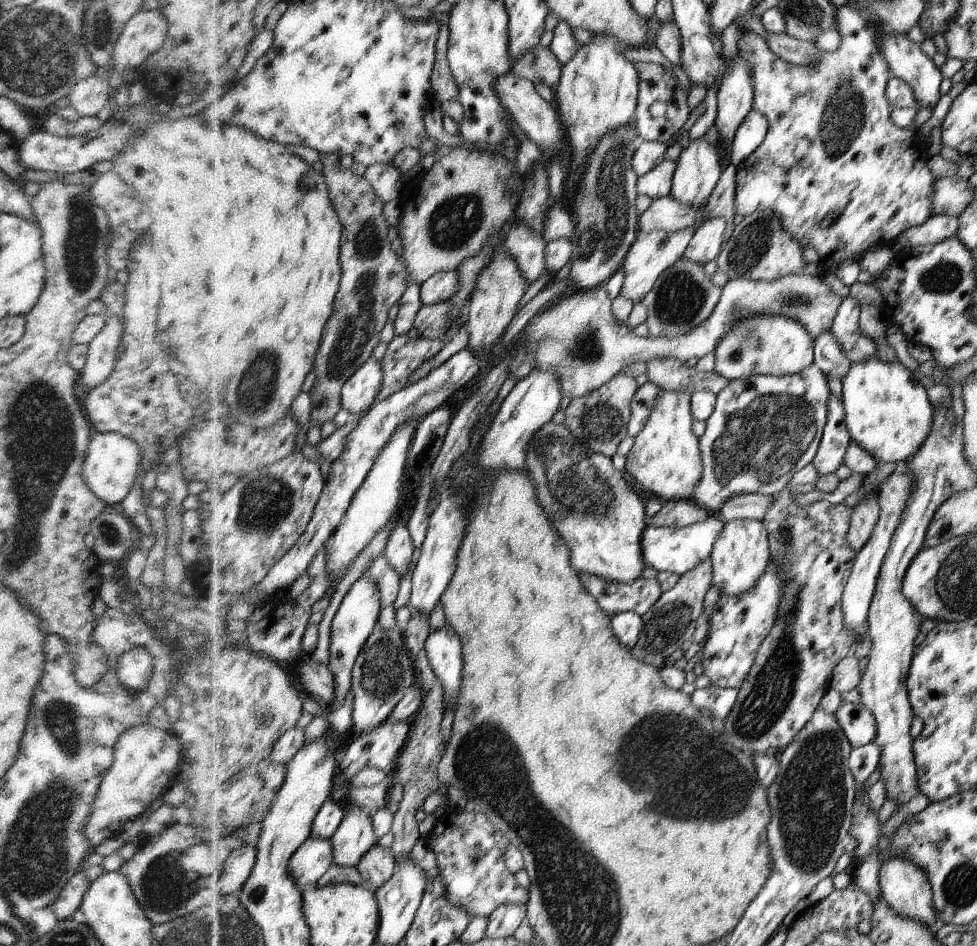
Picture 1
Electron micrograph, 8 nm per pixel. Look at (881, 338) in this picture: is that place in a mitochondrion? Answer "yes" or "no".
no

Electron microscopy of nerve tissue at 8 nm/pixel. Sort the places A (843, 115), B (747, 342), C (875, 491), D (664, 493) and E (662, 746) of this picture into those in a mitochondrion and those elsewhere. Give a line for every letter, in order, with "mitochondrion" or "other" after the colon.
A: mitochondrion
B: mitochondrion
C: other
D: other
E: mitochondrion

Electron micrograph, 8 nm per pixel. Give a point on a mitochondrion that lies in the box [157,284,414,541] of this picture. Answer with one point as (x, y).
(258, 388)

